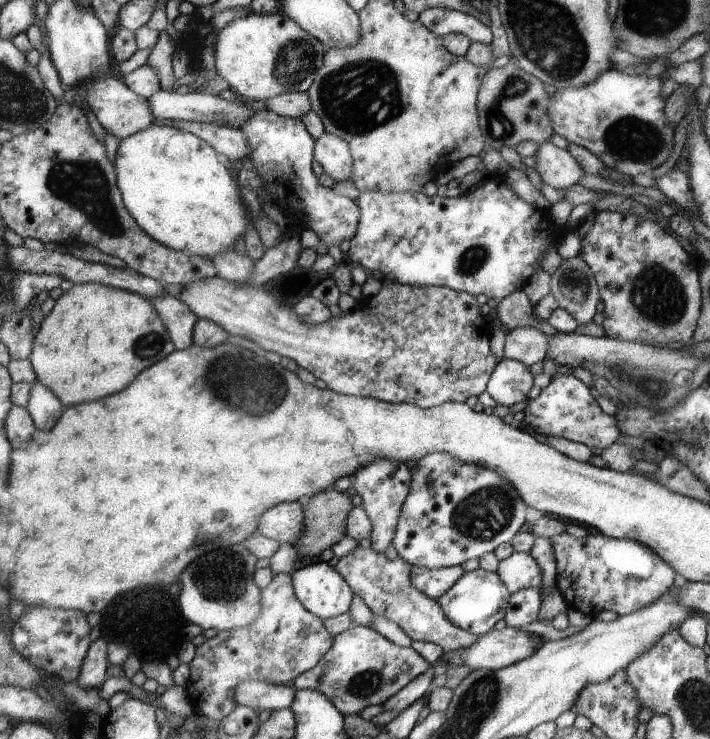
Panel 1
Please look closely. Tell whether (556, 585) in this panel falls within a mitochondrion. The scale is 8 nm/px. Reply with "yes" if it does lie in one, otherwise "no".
no

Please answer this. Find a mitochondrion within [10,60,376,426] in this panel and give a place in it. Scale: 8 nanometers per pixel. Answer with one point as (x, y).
(81, 185)

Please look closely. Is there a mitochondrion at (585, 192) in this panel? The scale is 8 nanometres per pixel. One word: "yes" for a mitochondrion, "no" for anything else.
no

